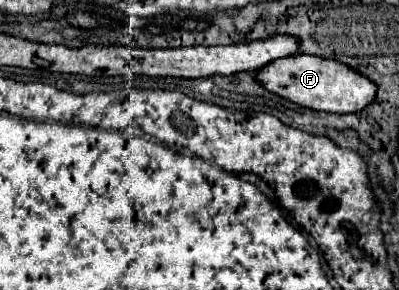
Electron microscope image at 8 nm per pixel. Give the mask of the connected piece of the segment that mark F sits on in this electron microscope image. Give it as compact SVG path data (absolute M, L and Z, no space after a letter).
M285 56L279 60L269 62L269 66L263 66L255 74L257 82L281 96L287 98L289 102L311 108L315 112L331 112L331 114L349 114L349 112L359 112L373 100L373 82L365 80L359 72L351 70L349 66L337 62L337 60L323 60L323 58L313 58L313 56Z

